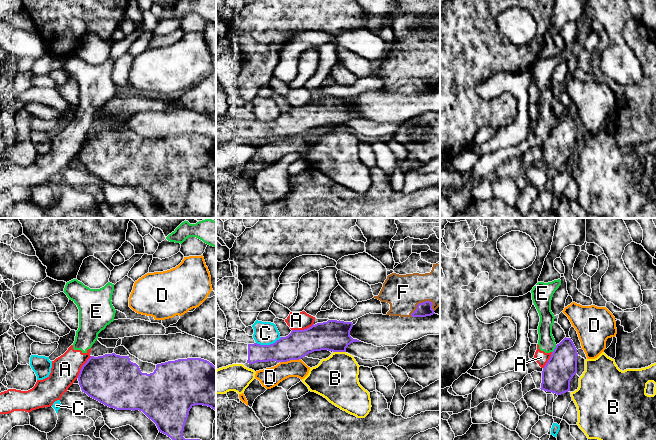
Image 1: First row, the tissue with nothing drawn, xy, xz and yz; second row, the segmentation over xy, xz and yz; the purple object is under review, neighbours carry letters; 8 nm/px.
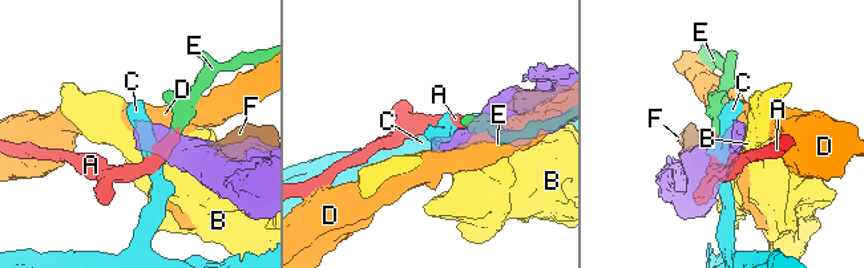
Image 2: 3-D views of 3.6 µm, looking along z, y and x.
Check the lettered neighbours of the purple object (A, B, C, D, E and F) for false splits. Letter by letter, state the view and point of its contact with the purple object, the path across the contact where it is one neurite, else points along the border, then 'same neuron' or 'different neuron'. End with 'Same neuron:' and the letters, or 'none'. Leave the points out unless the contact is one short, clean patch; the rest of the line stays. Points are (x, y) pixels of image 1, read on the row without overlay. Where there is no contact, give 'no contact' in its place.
A: contact xy (82, 143); border xy (91, 132), (82, 142), (77, 153); different neuron
B: contact xz (340, 127); different neuron
C: contact xz (268, 121); different neuron
D: contact xz (290, 135); different neuron
E: contact yz (554, 125); border yz (556, 121), (552, 128); different neuron
F: contact xz (420, 79); same neuron
Same neuron: F

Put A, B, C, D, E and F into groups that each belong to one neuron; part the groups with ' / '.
A E / B / C / D / F

